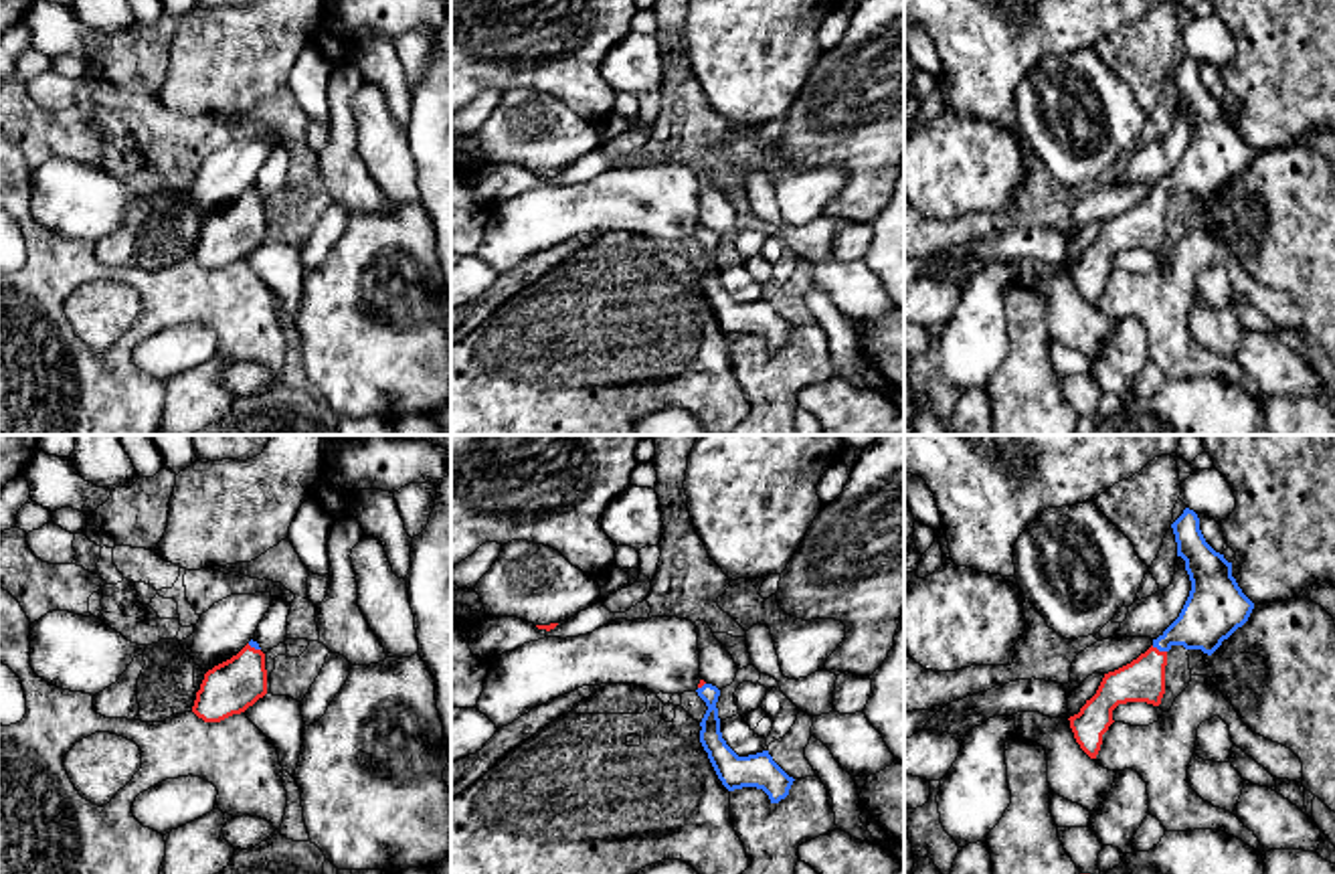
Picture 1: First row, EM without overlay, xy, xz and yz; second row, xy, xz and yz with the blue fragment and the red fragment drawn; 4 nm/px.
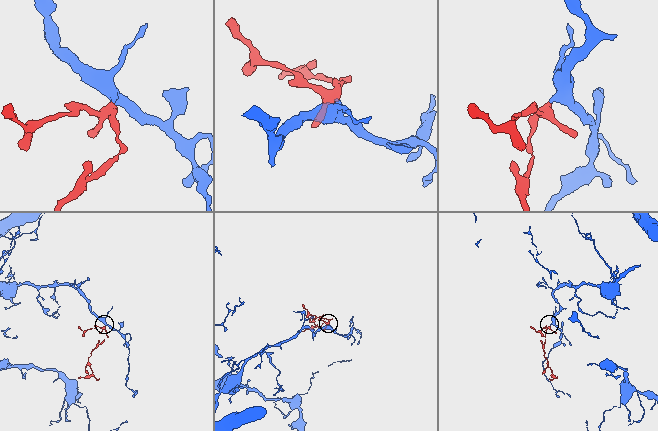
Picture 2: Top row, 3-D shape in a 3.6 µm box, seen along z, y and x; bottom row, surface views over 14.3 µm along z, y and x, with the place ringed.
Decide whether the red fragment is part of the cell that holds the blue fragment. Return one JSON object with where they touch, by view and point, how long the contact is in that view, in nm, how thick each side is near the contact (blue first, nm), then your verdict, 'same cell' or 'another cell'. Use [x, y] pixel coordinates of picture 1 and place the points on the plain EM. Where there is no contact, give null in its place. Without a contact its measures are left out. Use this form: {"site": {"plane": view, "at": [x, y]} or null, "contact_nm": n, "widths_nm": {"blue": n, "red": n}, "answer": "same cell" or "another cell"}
{"site": {"plane": "yz", "at": [1160, 197]}, "contact_nm": 70, "widths_nm": {"blue": 220, "red": 180}, "answer": "same cell"}

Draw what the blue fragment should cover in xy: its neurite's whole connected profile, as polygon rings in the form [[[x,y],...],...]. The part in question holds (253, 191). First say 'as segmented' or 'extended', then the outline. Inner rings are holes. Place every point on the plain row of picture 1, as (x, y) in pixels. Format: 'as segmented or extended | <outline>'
extended | [[[251,186],[237,202],[204,221],[192,259],[204,269],[220,269],[245,259],[265,241],[265,200]]]

